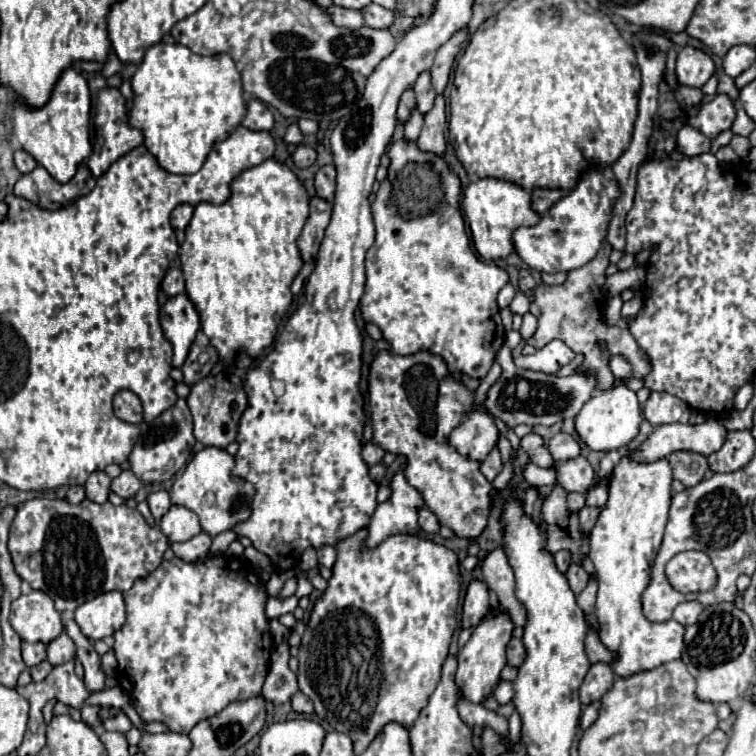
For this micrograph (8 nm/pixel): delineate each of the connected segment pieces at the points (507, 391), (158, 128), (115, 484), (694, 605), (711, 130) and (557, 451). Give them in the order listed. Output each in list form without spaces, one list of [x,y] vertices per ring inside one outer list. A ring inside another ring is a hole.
[[[507,345],[501,347],[497,353],[497,363],[501,365],[503,373],[499,381],[489,389],[485,405],[489,411],[499,417],[507,427],[515,427],[519,423],[525,425],[553,425],[565,419],[573,419],[579,409],[593,397],[597,391],[595,379],[591,375],[579,375],[573,373],[569,377],[555,377],[547,373],[537,373],[537,371],[525,371],[515,367],[511,351]]]
[[[157,43],[147,49],[143,61],[133,73],[131,89],[135,95],[135,101],[129,113],[129,125],[143,133],[145,137],[143,145],[159,161],[159,165],[165,171],[175,173],[175,175],[197,173],[207,153],[211,151],[213,143],[225,139],[241,123],[243,113],[245,113],[241,75],[227,53],[203,57],[179,43]]]
[[[123,471],[117,479],[111,481],[111,491],[117,493],[119,497],[123,497],[123,499],[129,499],[129,497],[133,497],[141,489],[141,485],[143,483],[139,483],[139,479],[135,477],[135,473]]]
[[[687,601],[687,603],[677,605],[677,609],[673,611],[673,619],[687,627],[687,625],[693,625],[697,621],[701,611],[703,611],[703,607],[697,601]]]
[[[715,95],[713,101],[701,105],[697,115],[689,119],[689,125],[699,129],[705,137],[715,139],[721,131],[731,129],[735,119],[735,105],[729,101],[727,95]]]
[[[561,431],[561,433],[557,433],[557,435],[551,437],[551,441],[549,441],[549,453],[557,461],[569,461],[569,459],[575,459],[575,457],[581,455],[581,447],[579,447],[579,443],[575,441],[573,435]]]

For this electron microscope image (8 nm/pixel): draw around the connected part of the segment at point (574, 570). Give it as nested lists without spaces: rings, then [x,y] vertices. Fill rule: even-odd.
[[[571,563],[569,571],[567,571],[567,581],[569,581],[571,591],[573,591],[575,595],[579,595],[579,593],[587,587],[587,583],[589,583],[589,575],[585,573],[585,569],[583,569],[581,565],[573,565],[573,563]]]

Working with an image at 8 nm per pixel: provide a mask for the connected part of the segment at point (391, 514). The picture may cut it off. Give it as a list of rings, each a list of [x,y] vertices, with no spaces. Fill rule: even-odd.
[[[405,463],[399,467],[391,481],[391,497],[377,505],[371,523],[367,527],[367,537],[363,541],[365,549],[375,549],[381,541],[395,533],[419,535],[419,509],[423,509],[423,497],[419,491],[407,483]]]

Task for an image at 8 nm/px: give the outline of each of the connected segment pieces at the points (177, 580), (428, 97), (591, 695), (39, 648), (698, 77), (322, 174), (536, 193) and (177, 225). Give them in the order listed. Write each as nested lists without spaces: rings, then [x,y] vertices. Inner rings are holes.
[[[209,557],[205,561],[197,561],[197,563],[185,563],[183,559],[171,559],[171,561],[163,561],[159,565],[159,569],[155,573],[151,573],[145,579],[137,579],[135,585],[123,593],[125,597],[125,605],[127,605],[127,621],[125,625],[113,635],[115,643],[113,643],[113,651],[117,655],[117,679],[119,685],[123,687],[123,691],[133,699],[135,709],[139,713],[139,717],[145,723],[151,721],[159,721],[165,723],[171,731],[175,733],[183,733],[189,735],[189,731],[199,723],[205,721],[207,717],[213,717],[215,713],[221,713],[229,703],[233,701],[245,701],[251,699],[255,695],[261,693],[265,675],[267,675],[267,665],[269,665],[269,657],[271,657],[271,633],[269,633],[269,621],[265,617],[265,601],[267,601],[267,591],[265,585],[261,583],[261,579],[257,577],[257,573],[253,569],[243,569],[245,565],[241,565],[239,561],[235,561],[233,557]]]
[[[421,73],[417,83],[415,83],[415,87],[413,87],[413,91],[415,91],[415,97],[417,97],[419,113],[427,115],[433,109],[433,101],[437,97],[437,93],[431,87],[431,75],[429,73]]]
[[[593,663],[579,689],[581,703],[589,705],[589,703],[599,701],[611,689],[613,681],[615,681],[615,673],[611,671],[607,663]]]
[[[23,643],[23,661],[27,667],[39,665],[47,659],[47,647],[43,643]]]
[[[683,47],[679,51],[675,75],[681,85],[701,89],[713,75],[713,71],[715,71],[715,65],[707,53],[693,47]]]
[[[325,165],[315,175],[317,195],[325,201],[333,201],[335,195],[335,165]]]
[[[533,189],[531,191],[531,207],[535,213],[543,215],[563,195],[567,195],[567,193],[561,189]]]
[[[177,205],[171,213],[171,225],[173,229],[185,229],[187,223],[191,221],[193,215],[193,207],[191,205]]]

